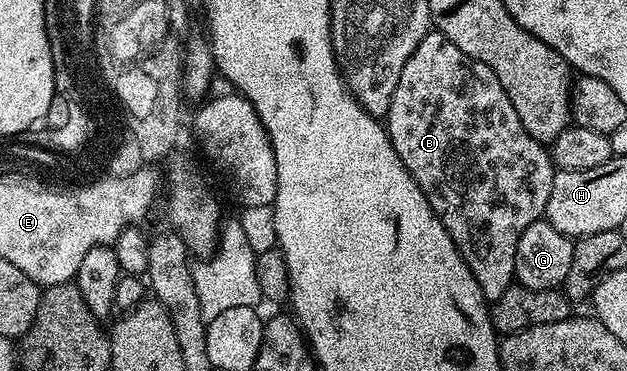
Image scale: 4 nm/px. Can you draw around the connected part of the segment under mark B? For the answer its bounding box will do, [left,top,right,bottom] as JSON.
[386,31,554,303]

